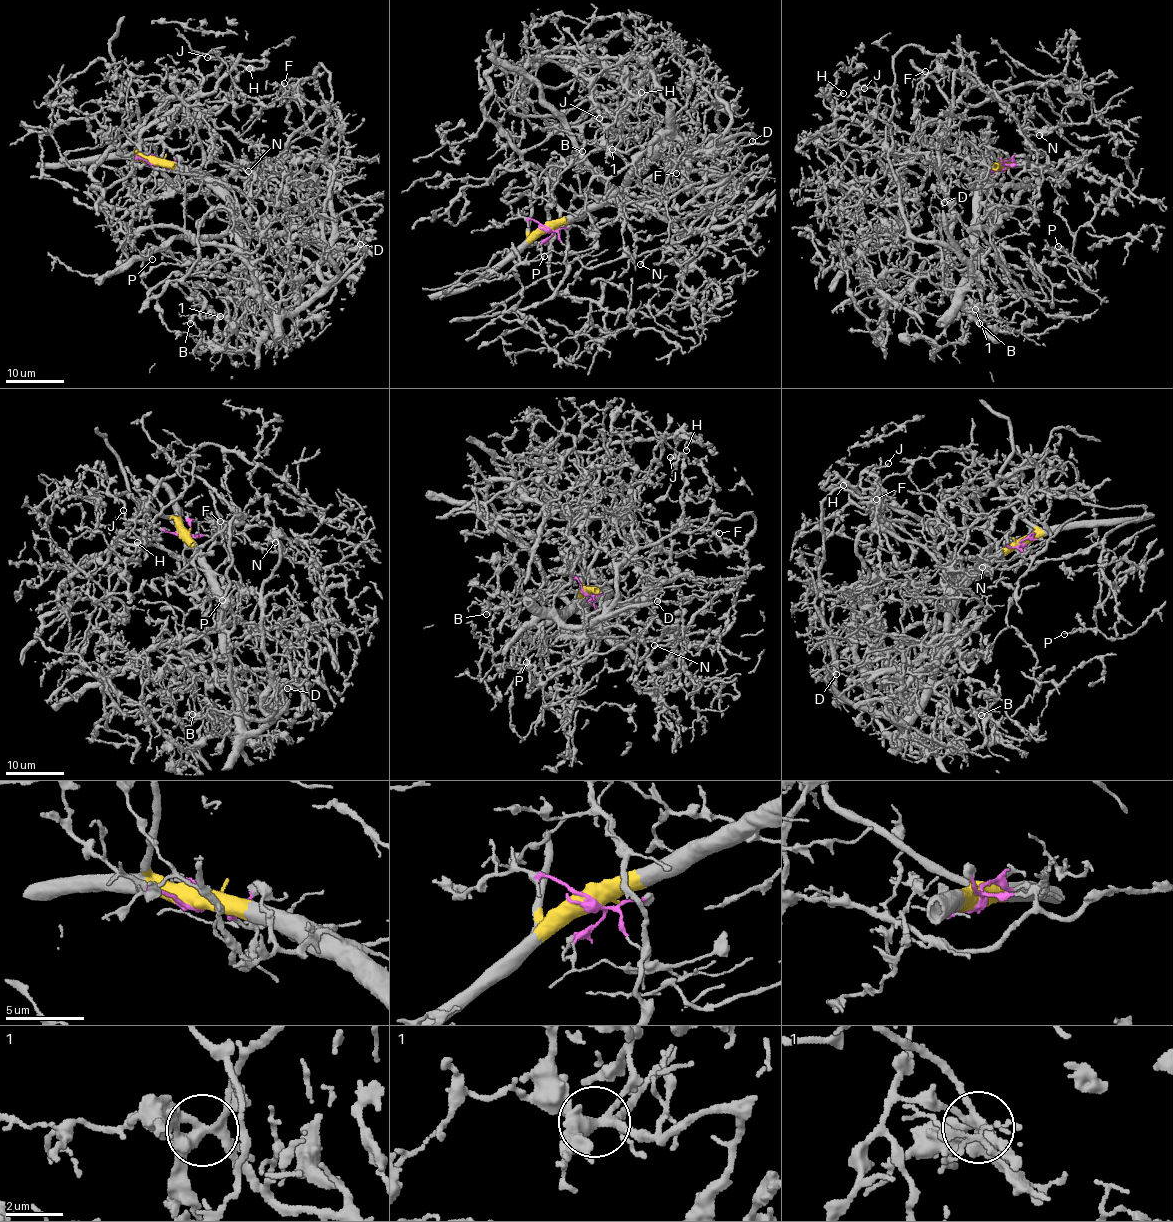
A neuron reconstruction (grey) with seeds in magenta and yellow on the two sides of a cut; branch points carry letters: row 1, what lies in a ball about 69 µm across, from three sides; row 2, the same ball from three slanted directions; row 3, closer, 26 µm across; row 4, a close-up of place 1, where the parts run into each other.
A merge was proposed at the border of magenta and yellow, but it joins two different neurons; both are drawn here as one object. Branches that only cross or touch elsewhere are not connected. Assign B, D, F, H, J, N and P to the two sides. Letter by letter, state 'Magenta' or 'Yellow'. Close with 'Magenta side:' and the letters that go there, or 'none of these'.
B: Yellow
D: Yellow
F: Yellow
H: Magenta
J: Magenta
N: Yellow
P: Magenta
Magenta side: H, J, P

